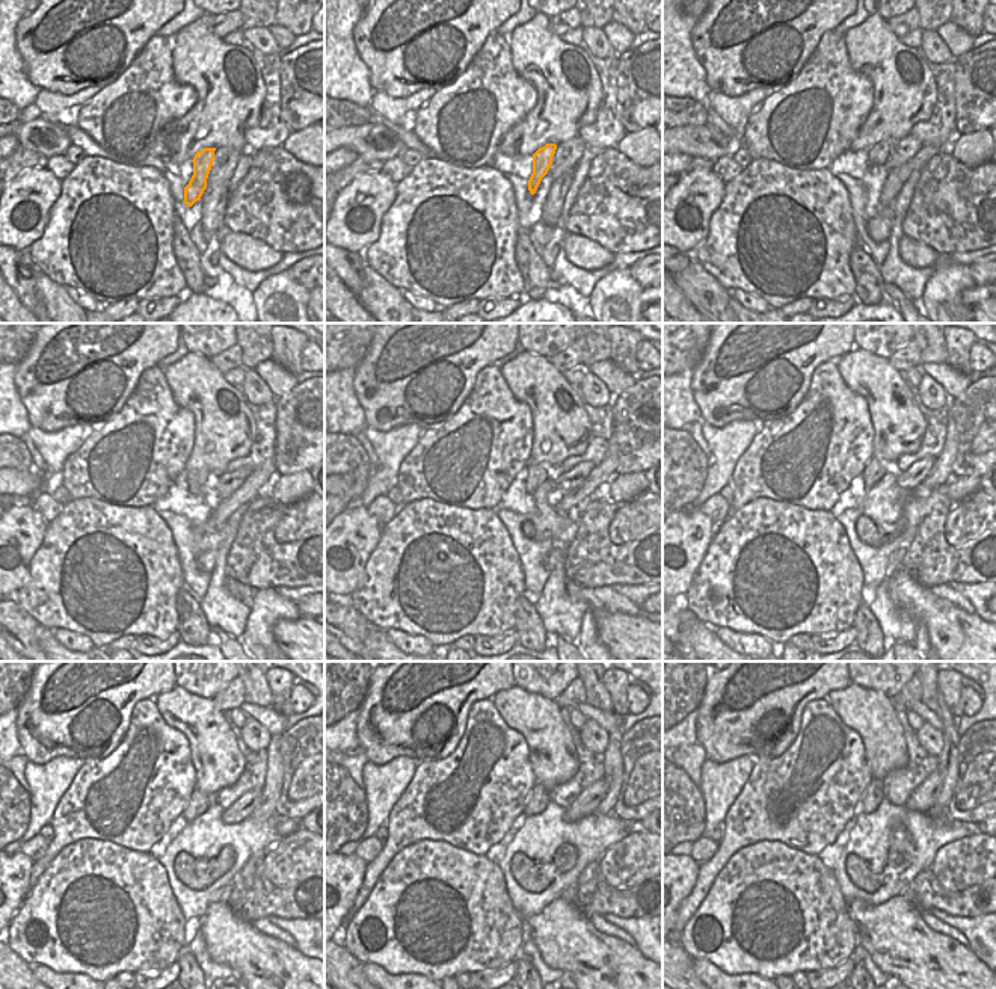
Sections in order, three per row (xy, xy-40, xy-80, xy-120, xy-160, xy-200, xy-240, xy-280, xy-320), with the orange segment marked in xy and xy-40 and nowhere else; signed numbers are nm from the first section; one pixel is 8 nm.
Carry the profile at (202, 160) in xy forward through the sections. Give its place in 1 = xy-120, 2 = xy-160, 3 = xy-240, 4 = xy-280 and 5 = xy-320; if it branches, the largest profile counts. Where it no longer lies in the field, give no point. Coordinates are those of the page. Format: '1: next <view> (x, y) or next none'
1: next xy-120 (199, 480)
2: next xy-160 (534, 476)
3: next xy-240 (199, 802)
4: next xy-280 (539, 797)
5: next xy-320 (874, 794)

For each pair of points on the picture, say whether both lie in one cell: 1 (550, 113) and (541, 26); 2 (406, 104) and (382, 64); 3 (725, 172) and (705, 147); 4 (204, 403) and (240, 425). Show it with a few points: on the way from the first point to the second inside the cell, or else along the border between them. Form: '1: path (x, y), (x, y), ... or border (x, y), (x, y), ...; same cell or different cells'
1: path (556, 92), (556, 71), (541, 56), (541, 47); same cell
2: border (436, 89), (420, 88), (405, 97), (376, 92); different cells
3: border (728, 154), (716, 160); different cells
4: path (213, 406), (231, 425); same cell

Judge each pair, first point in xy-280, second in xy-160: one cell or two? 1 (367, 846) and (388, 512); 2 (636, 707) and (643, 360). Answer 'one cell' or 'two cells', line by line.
1: one cell
2: one cell

